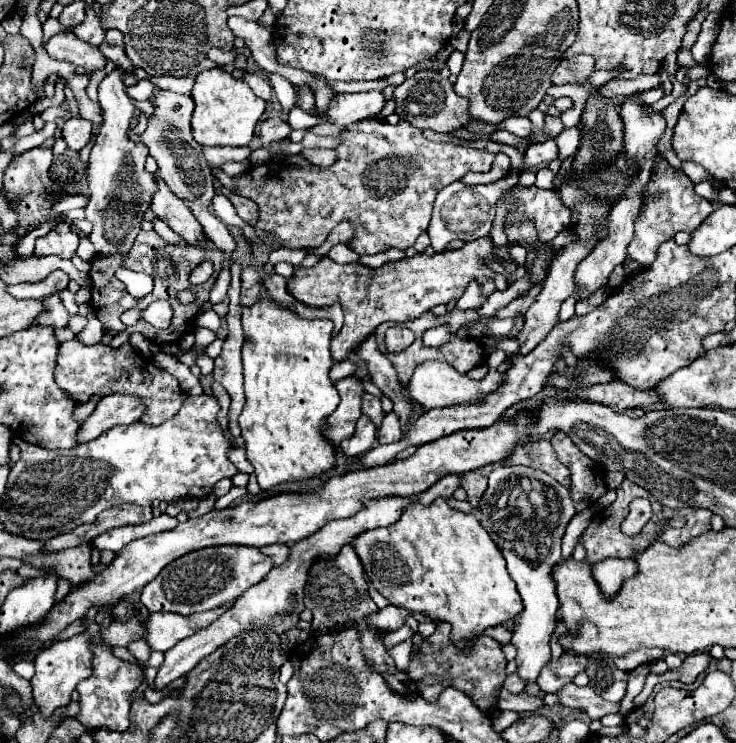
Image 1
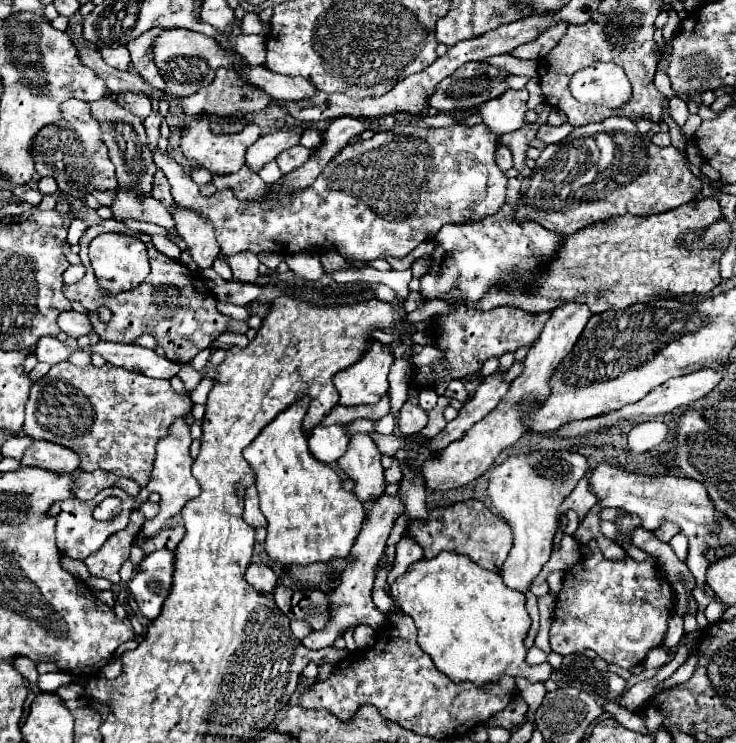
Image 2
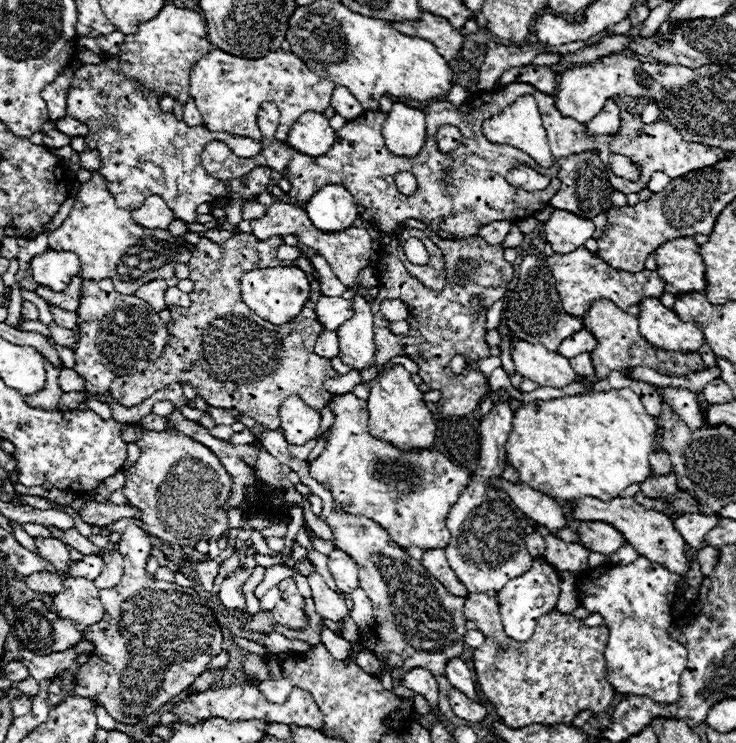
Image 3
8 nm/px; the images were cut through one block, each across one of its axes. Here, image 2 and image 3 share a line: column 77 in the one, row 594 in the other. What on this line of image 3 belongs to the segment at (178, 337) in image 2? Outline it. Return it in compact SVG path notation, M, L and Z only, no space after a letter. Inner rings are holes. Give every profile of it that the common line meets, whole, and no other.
M286 578L280 582L282 600L272 610L274 622L290 628L290 630L302 630L304 624L304 598L300 596L294 578Z

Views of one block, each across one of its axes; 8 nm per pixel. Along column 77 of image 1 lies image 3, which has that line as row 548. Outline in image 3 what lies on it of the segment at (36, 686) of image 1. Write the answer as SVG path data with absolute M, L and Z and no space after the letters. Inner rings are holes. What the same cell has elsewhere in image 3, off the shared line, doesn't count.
M580 498L570 502L574 506L574 518L578 520L602 520L612 524L616 530L620 530L630 546L636 548L640 556L646 556L650 562L664 564L670 572L686 576L692 570L692 562L686 558L686 540L682 534L674 528L674 522L656 510L648 510L640 504L636 504L632 498L614 498L614 502L598 502L596 498Z

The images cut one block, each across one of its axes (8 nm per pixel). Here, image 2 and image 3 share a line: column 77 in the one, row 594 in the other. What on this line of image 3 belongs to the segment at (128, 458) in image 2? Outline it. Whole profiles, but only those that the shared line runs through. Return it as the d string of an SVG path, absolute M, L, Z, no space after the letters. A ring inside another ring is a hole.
M264 428L260 434L260 444L280 464L286 464L292 472L296 472L300 476L300 482L306 484L312 494L322 498L324 508L320 518L330 526L336 546L344 550L350 558L354 558L360 574L360 588L372 602L378 634L374 654L382 656L384 652L396 652L402 656L404 660L402 668L398 668L392 674L394 692L414 700L414 692L400 686L400 676L406 674L406 670L412 670L414 666L422 666L430 670L434 676L444 676L446 662L454 656L458 658L464 650L466 620L462 616L462 608L466 600L450 594L436 578L432 578L430 572L426 572L426 568L418 560L410 558L400 546L394 546L386 530L382 530L382 526L362 516L336 512L332 508L332 494L310 476L306 462L296 460L288 452L288 442L280 430Z

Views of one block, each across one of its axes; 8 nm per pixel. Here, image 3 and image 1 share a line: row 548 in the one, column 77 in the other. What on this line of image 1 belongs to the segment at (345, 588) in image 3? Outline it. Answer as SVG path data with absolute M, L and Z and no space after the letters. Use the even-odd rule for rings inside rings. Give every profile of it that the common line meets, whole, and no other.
M90 312L86 318L88 318L88 324L86 324L86 328L84 328L82 332L76 334L76 338L78 338L82 344L98 344L98 342L102 340L102 336L104 336L104 328L102 328L102 324L100 324L100 320L96 318L94 312Z

